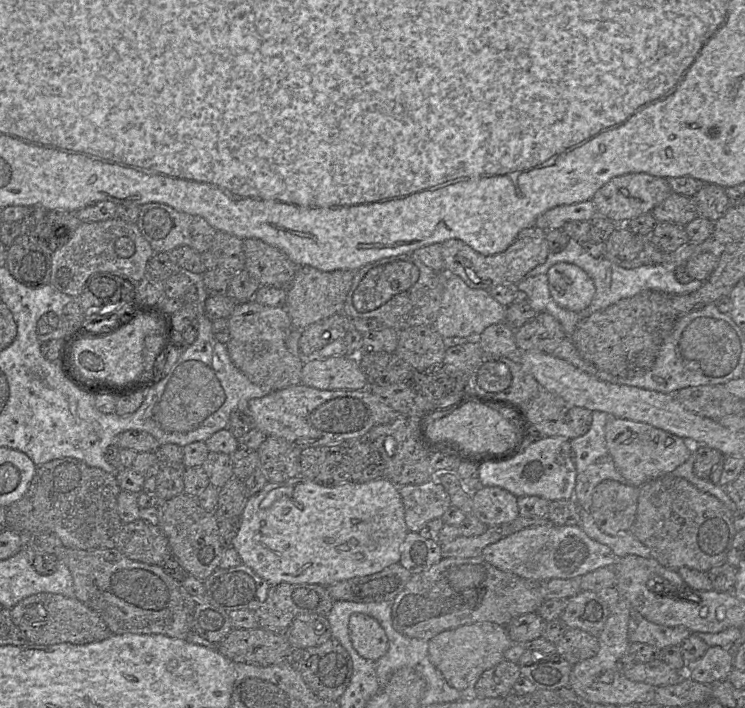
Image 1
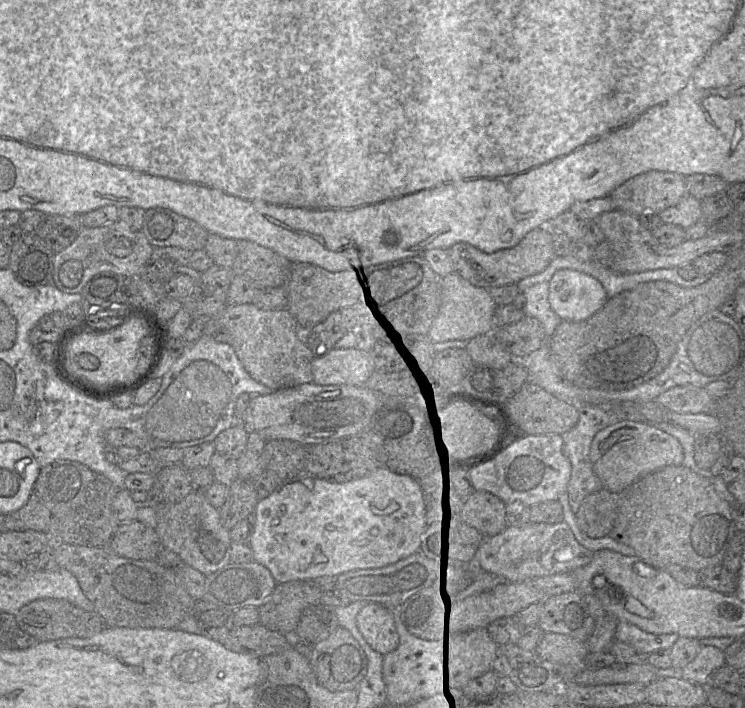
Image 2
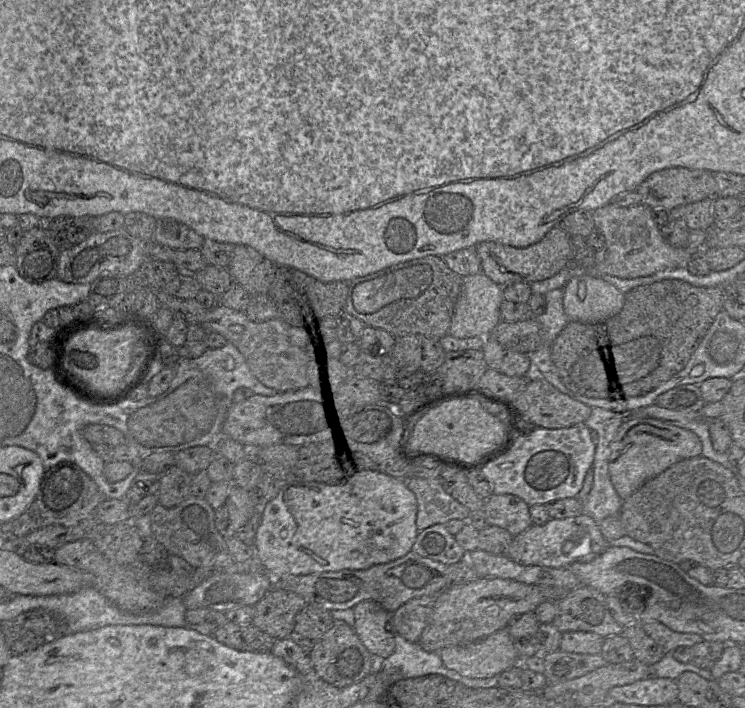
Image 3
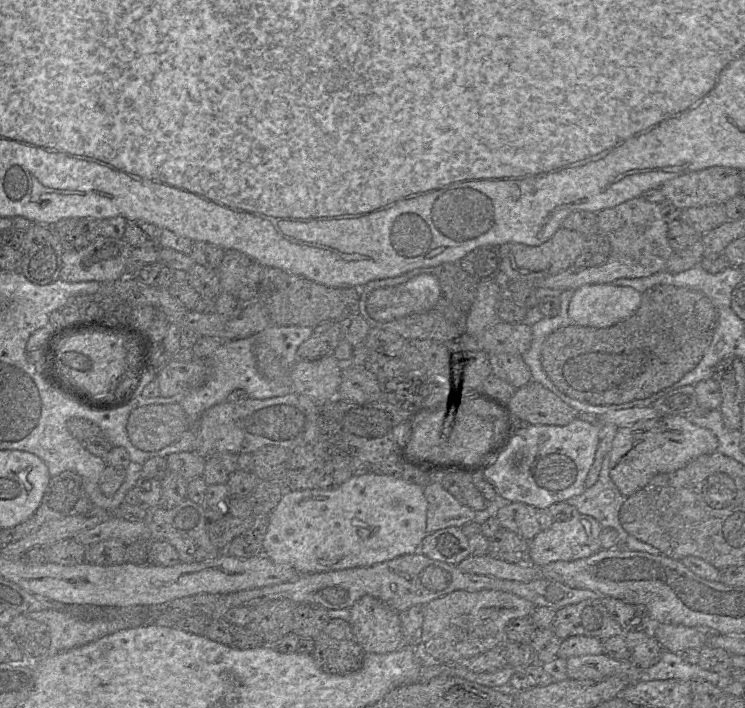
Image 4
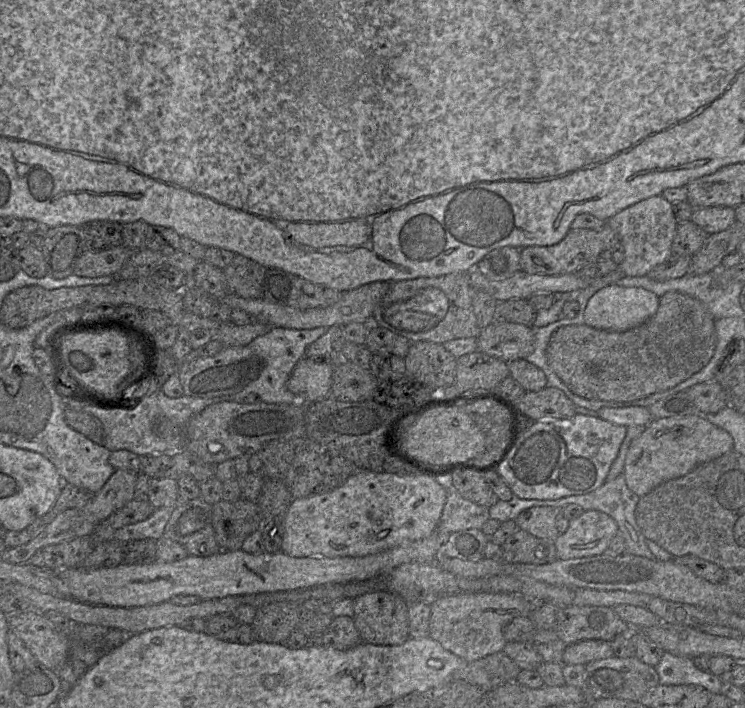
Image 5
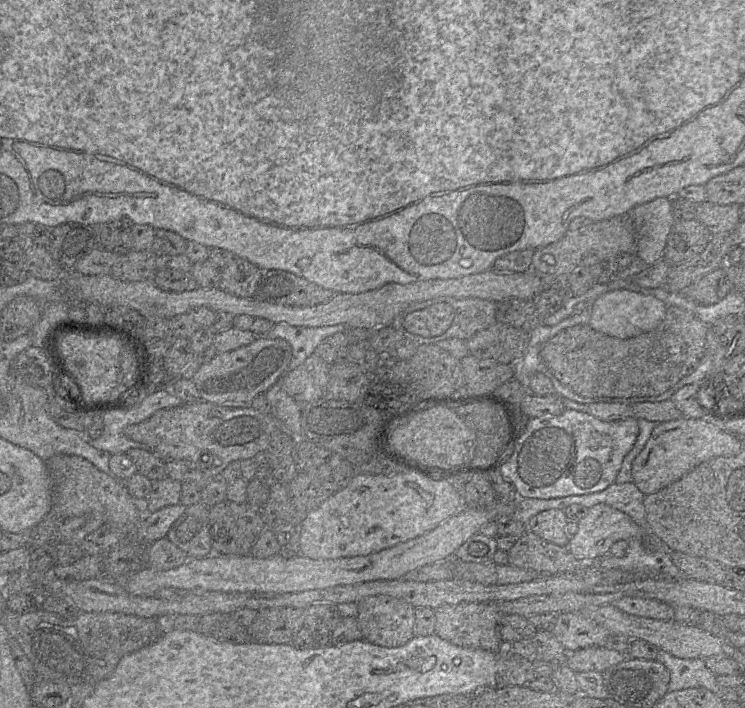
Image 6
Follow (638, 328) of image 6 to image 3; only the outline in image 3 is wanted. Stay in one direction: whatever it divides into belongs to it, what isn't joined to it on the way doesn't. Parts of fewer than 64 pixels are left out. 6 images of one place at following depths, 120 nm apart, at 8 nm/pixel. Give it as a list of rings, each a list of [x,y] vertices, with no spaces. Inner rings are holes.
[[[576,274],[562,289],[569,321],[604,322],[617,315],[625,302],[624,293],[597,275]]]

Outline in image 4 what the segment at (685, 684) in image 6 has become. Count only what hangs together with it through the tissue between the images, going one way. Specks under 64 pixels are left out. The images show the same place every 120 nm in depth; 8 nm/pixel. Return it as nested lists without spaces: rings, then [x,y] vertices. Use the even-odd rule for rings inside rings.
[[[663,651],[657,663],[643,671],[643,679],[648,680],[705,680],[717,685],[719,678],[719,673],[704,670],[698,664],[685,662],[679,654],[670,651]]]

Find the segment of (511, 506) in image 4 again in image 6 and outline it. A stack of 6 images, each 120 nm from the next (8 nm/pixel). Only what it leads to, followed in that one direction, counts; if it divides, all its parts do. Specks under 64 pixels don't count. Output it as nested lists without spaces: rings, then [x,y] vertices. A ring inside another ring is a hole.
[[[548,509],[534,515],[528,521],[527,531],[531,531],[547,542],[567,547],[569,542],[569,537],[565,532],[567,523],[563,510]]]

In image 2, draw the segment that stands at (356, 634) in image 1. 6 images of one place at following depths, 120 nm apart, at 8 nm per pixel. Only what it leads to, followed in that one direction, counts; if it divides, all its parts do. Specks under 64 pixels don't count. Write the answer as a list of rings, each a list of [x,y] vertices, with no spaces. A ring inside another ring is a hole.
[[[377,603],[365,605],[356,617],[357,628],[366,643],[377,653],[386,655],[399,644],[393,613]]]

